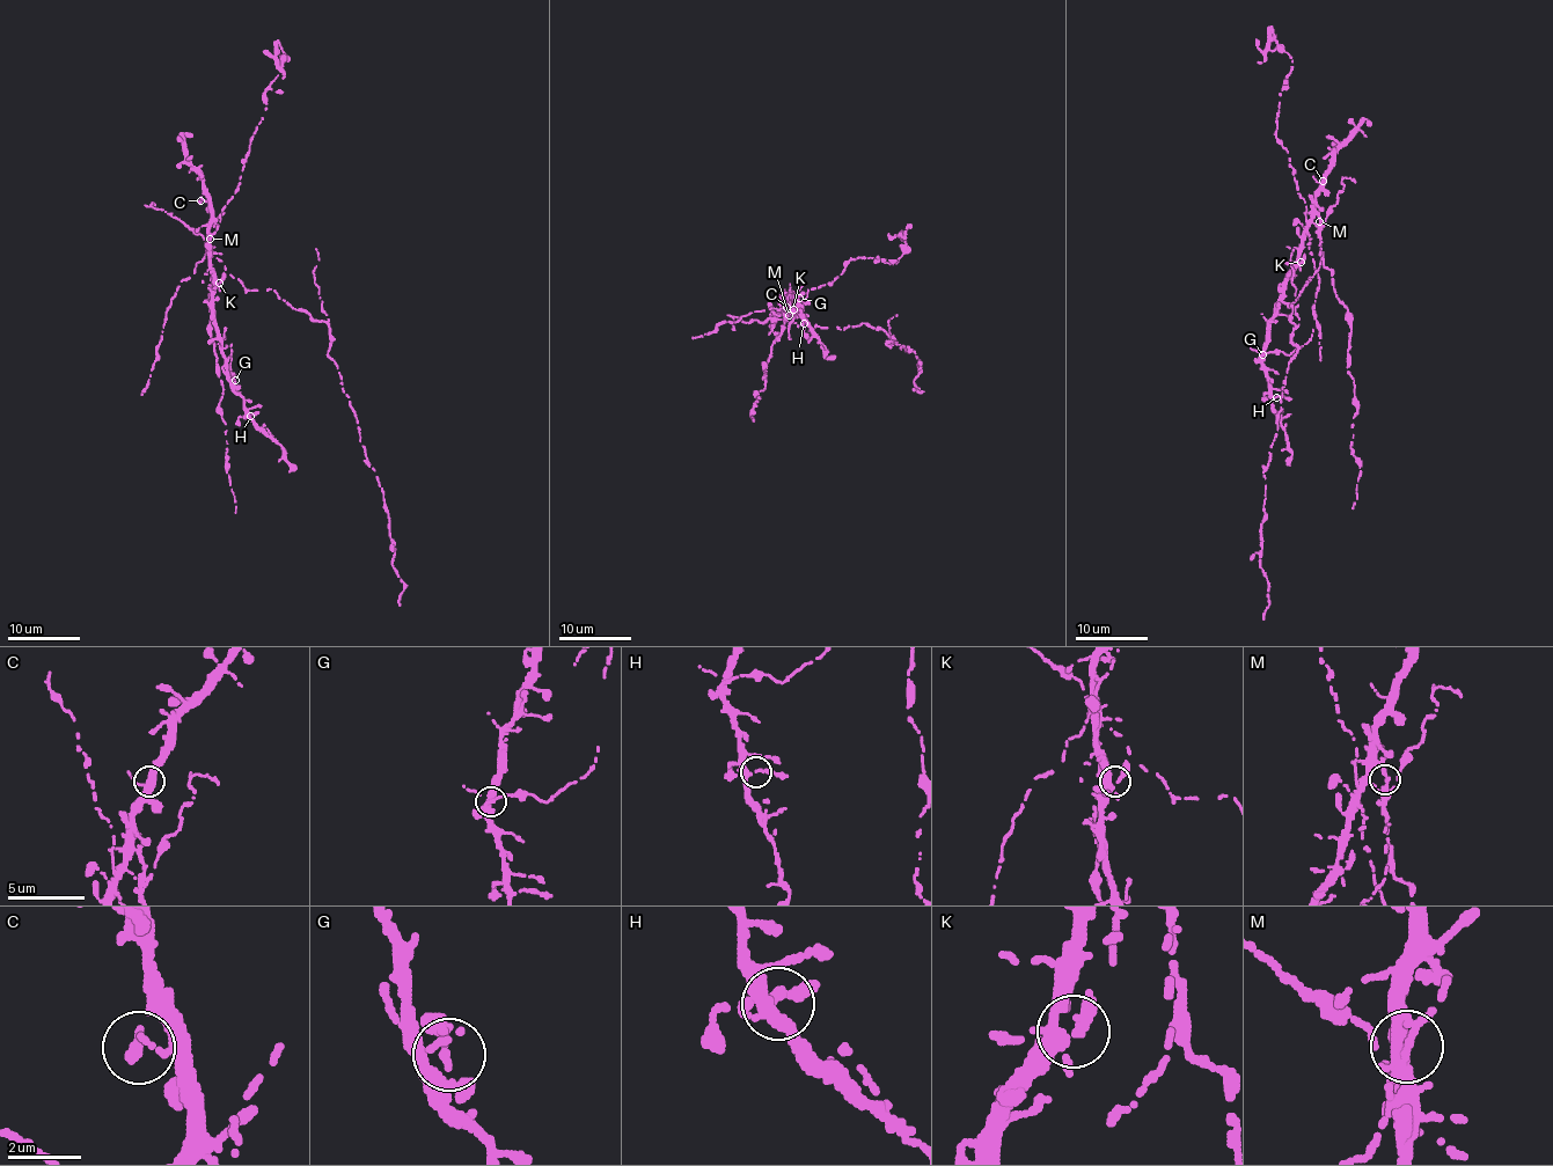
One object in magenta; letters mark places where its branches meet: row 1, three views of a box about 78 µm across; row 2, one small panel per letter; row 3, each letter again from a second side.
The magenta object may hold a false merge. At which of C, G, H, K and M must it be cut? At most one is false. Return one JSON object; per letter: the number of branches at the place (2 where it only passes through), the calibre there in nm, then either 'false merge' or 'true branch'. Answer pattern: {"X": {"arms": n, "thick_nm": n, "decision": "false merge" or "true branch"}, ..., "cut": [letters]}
{"C": {"arms": 1, "thick_nm": 280, "decision": "true branch"}, "G": {"arms": 3, "thick_nm": 150, "decision": "true branch"}, "H": {"arms": 4, "thick_nm": 240, "decision": "true branch"}, "K": {"arms": 4, "thick_nm": 240, "decision": "true branch"}, "M": {"arms": 4, "thick_nm": 200, "decision": "false merge"}, "cut": ["M"]}

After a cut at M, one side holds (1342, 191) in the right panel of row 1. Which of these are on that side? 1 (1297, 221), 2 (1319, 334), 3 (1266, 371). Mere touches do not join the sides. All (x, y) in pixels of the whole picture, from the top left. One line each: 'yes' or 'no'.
1: no
2: no
3: no

